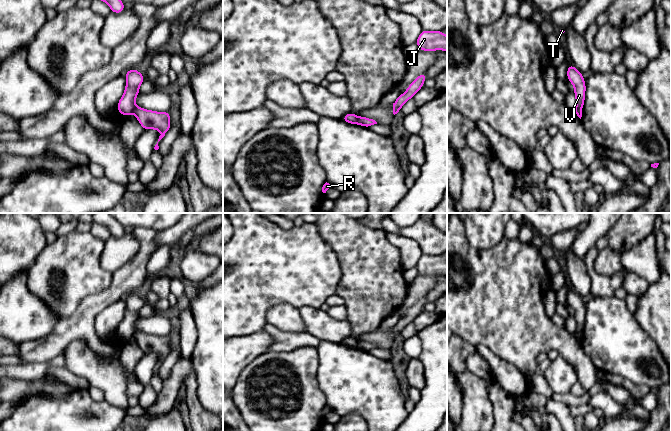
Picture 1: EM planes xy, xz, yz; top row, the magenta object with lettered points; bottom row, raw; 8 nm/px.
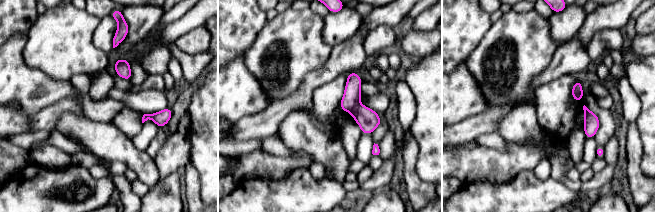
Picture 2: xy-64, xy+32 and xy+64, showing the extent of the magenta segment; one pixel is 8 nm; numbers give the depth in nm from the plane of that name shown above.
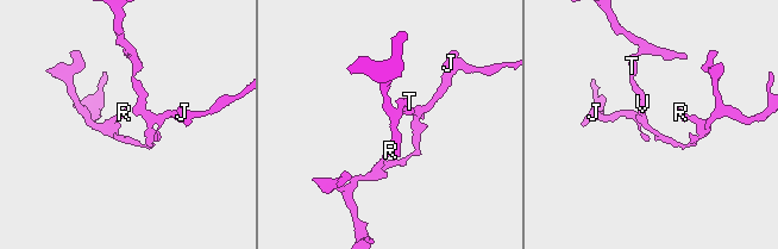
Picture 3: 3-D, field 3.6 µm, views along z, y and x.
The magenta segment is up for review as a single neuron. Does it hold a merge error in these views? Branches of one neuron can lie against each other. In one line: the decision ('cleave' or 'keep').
cleave

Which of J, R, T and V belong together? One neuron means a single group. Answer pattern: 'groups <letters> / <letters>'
groups J R / T V

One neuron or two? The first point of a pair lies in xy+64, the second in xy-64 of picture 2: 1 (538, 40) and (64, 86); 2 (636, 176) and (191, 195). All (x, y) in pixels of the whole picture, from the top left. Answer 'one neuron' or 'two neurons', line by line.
1: two neurons
2: one neuron

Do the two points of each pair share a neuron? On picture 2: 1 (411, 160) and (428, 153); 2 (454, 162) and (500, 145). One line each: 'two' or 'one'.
1: two
2: two

